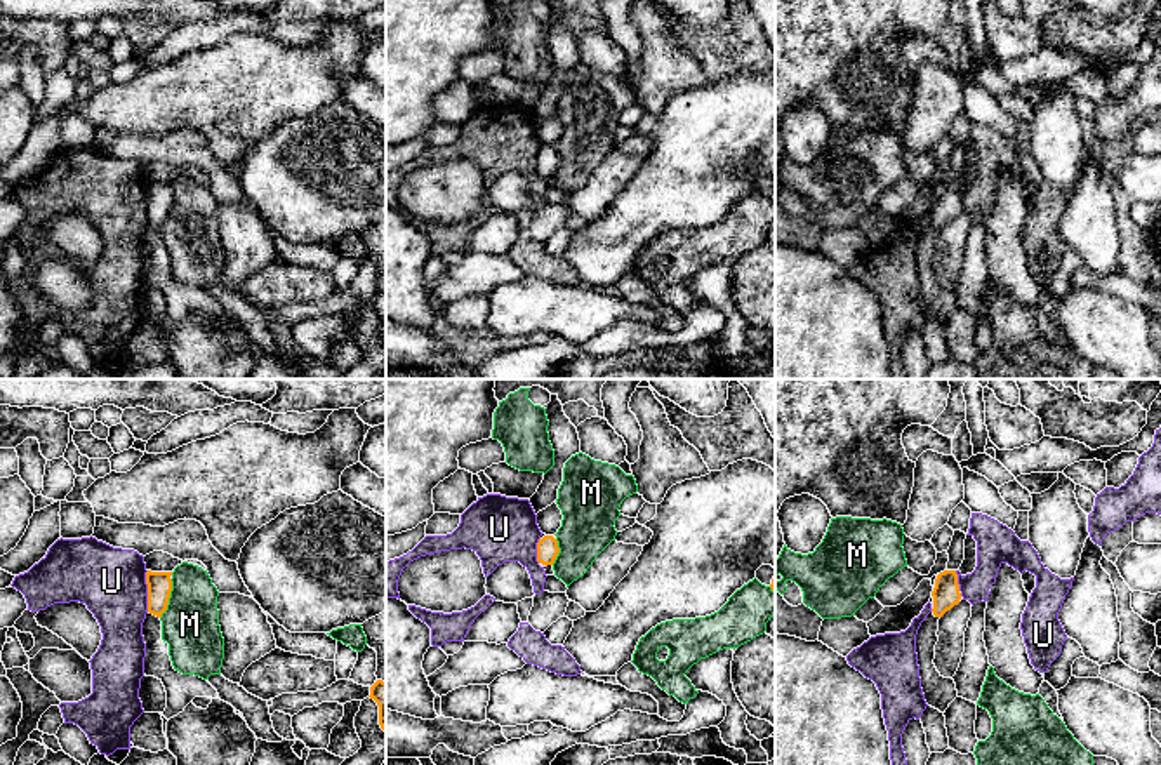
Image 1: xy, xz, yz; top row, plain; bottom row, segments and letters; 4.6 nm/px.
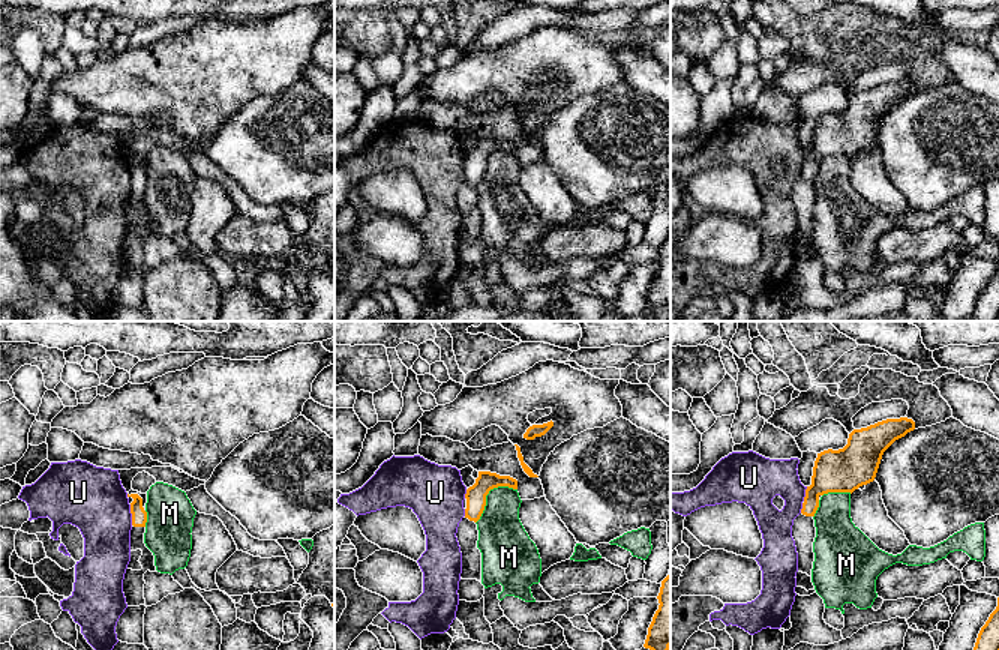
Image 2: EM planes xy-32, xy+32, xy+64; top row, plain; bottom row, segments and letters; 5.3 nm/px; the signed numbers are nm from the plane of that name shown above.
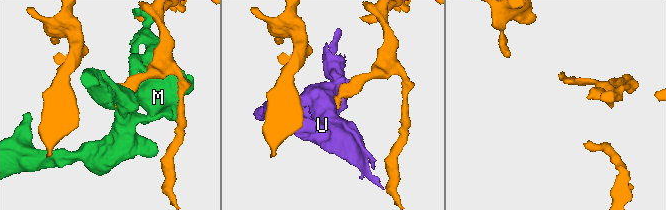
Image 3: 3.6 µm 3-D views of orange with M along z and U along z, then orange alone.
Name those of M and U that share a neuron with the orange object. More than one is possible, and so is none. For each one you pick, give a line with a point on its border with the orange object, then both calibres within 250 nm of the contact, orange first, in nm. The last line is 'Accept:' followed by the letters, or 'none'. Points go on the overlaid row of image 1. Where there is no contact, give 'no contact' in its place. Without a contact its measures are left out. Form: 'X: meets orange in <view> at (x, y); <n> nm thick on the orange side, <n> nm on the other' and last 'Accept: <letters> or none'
Accept: none

